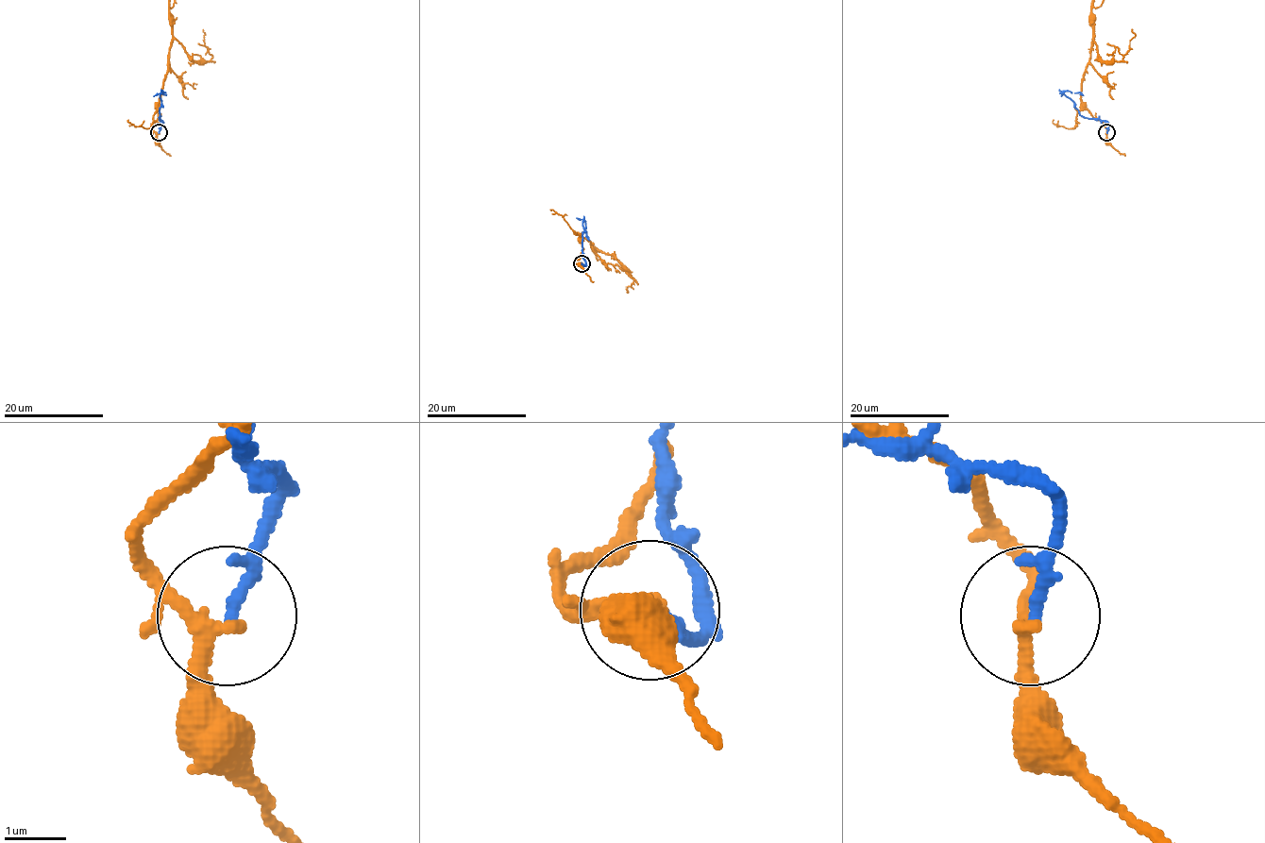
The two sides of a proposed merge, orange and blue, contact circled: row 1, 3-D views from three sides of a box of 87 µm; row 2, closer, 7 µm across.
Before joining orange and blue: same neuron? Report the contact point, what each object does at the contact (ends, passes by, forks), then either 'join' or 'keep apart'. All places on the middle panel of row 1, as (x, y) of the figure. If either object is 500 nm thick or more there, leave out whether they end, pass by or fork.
place (581, 263); orange forks; blue passes by; keep apart

